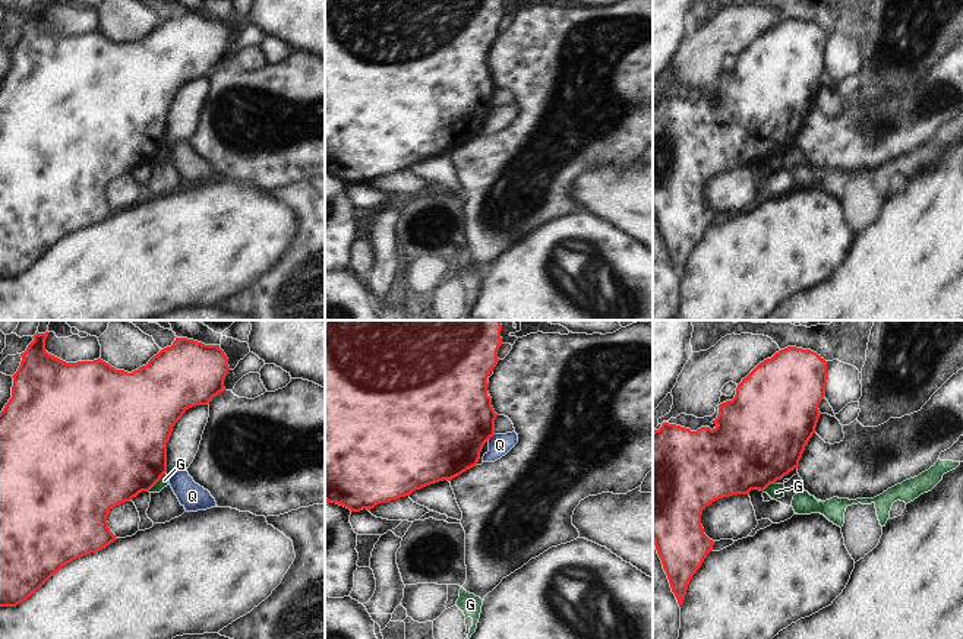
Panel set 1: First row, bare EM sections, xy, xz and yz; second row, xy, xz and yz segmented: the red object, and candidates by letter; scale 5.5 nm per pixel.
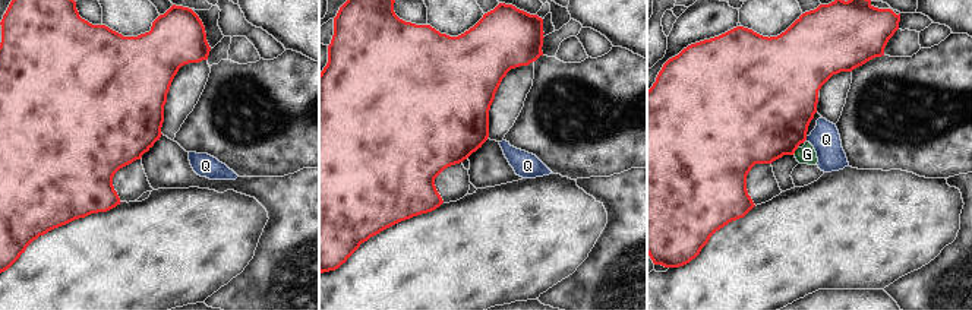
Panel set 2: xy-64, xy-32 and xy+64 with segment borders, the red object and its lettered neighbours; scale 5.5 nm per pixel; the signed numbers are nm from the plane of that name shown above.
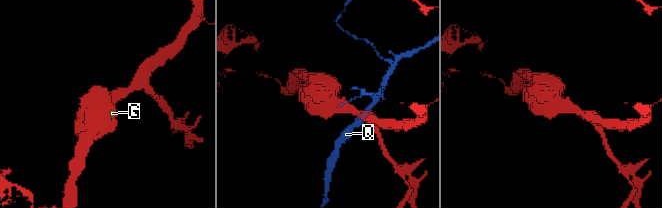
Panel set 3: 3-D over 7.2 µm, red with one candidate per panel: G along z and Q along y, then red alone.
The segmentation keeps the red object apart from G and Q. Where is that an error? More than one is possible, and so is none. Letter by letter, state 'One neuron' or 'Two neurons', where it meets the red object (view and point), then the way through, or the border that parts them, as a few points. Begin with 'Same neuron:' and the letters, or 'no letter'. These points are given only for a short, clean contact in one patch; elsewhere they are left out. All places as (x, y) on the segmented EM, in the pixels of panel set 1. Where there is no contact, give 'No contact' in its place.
Same neuron: no letter
G: Two neurons. Touches red at xy (157, 481). Boundary: xy (164, 473), (148, 490)
Q: Two neurons. Touches red at xz (491, 436). Boundary: xz (495, 435), (486, 440)

